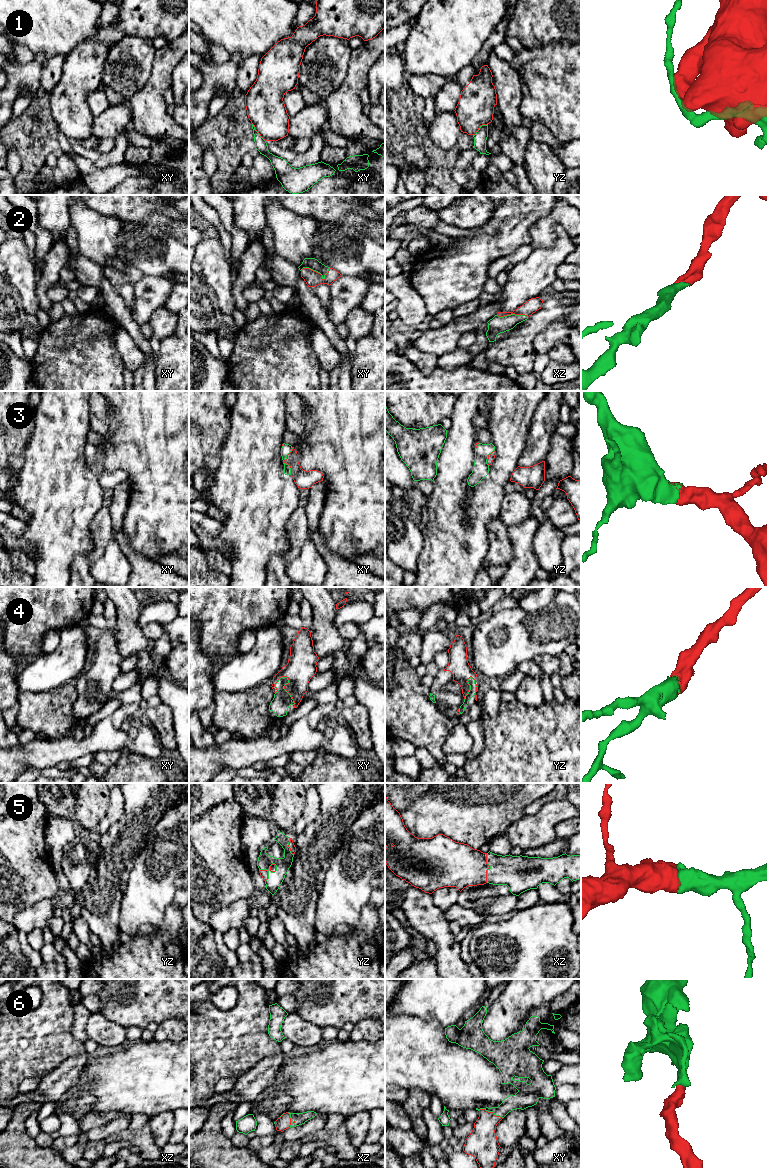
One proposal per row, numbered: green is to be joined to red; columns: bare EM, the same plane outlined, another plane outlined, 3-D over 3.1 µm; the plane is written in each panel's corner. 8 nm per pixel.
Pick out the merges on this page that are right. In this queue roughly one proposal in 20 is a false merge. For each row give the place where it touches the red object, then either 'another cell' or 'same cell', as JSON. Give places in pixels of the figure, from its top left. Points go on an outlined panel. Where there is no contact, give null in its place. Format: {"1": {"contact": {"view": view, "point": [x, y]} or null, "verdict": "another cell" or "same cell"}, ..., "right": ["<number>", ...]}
{"1": {"contact": {"view": "xy", "point": [257, 131]}, "verdict": "same cell"}, "2": {"contact": {"view": "xy", "point": [317, 272]}, "verdict": "same cell"}, "3": {"contact": {"view": "xy", "point": [283, 461]}, "verdict": "same cell"}, "4": {"contact": {"view": "xy", "point": [284, 688]}, "verdict": "same cell"}, "5": {"contact": {"view": "xz", "point": [489, 868]}, "verdict": "same cell"}, "6": {"contact": {"view": "xy", "point": [490, 1112]}, "verdict": "same cell"}, "right": ["1", "2", "3", "4", "5", "6"]}

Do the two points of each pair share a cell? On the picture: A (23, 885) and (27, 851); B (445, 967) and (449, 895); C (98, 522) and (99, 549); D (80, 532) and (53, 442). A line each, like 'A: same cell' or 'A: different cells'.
A: same cell
B: different cells
C: same cell
D: same cell

